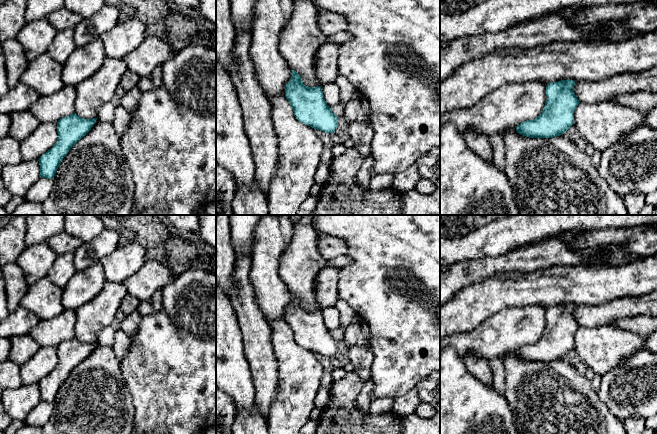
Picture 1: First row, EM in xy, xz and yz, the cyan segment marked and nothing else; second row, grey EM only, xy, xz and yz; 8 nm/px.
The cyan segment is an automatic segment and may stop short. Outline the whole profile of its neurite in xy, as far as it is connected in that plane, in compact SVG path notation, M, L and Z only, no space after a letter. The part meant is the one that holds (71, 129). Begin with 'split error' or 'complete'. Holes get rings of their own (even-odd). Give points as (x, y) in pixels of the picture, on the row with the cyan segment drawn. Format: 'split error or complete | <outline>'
complete | M77 114L61 118L57 122L58 139L54 146L39 159L40 177L53 179L69 150L94 126L97 118L84 119Z

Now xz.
complete | M292 70L292 76L285 86L285 97L301 123L325 133L333 133L338 125L338 117L327 105L321 86L308 87L301 76Z

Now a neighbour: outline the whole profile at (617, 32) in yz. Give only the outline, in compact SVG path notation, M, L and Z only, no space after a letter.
M610 21L608 23L608 32L601 36L596 30L595 24L588 24L580 27L583 32L582 42L607 42L619 43L621 41L633 39L641 36L643 33L636 30L629 30L622 22Z

